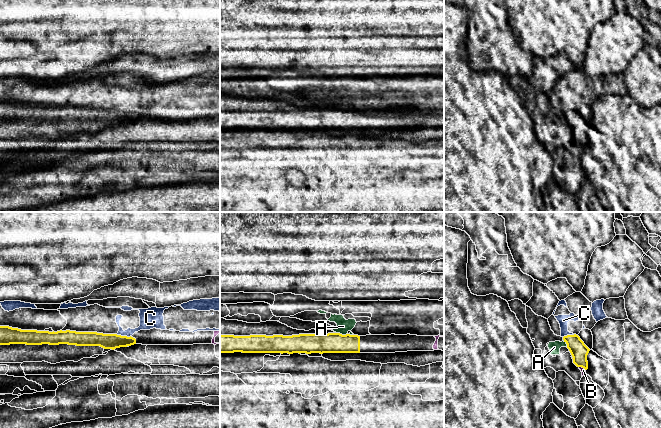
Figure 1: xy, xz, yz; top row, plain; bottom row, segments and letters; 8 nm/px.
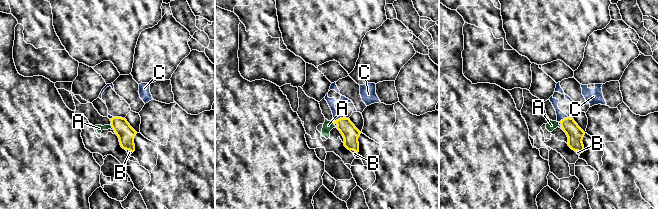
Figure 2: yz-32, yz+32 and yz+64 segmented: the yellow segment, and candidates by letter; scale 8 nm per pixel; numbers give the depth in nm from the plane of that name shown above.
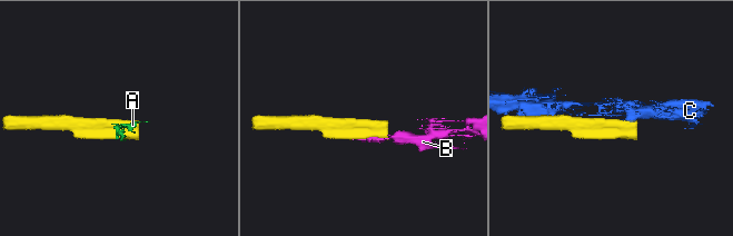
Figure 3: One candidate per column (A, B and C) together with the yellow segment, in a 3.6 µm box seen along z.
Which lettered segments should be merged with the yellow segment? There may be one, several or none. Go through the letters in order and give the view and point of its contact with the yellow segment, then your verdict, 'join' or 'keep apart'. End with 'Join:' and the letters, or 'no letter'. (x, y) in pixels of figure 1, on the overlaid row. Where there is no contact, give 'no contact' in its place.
A: xz (341, 334) | keep apart
B: yz (582, 367) | join
C: xy (123, 336) | keep apart
Join: B

